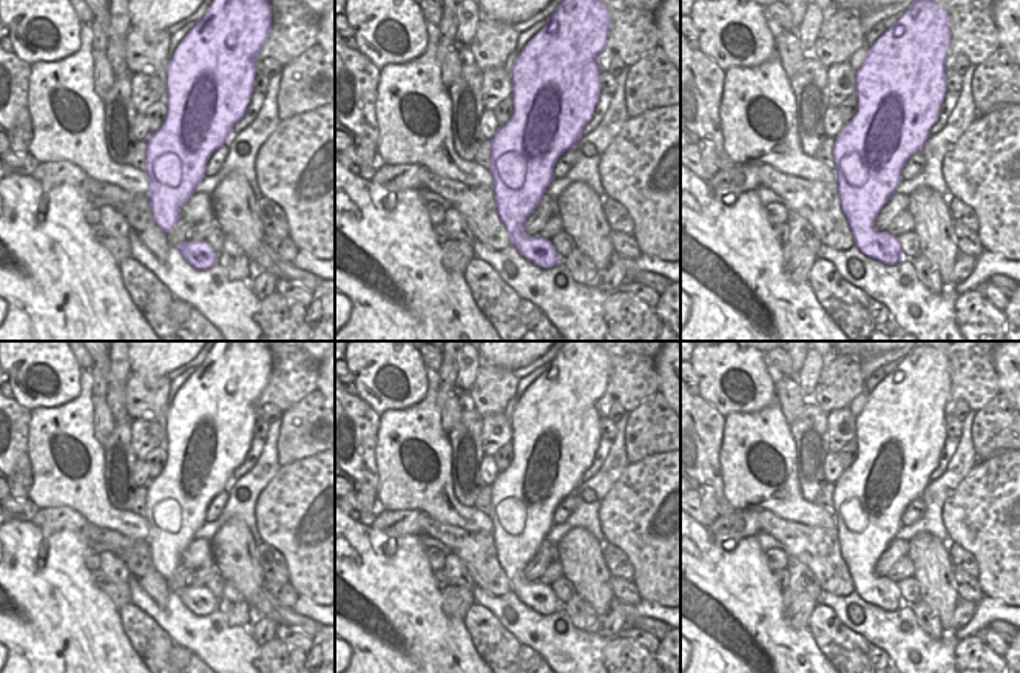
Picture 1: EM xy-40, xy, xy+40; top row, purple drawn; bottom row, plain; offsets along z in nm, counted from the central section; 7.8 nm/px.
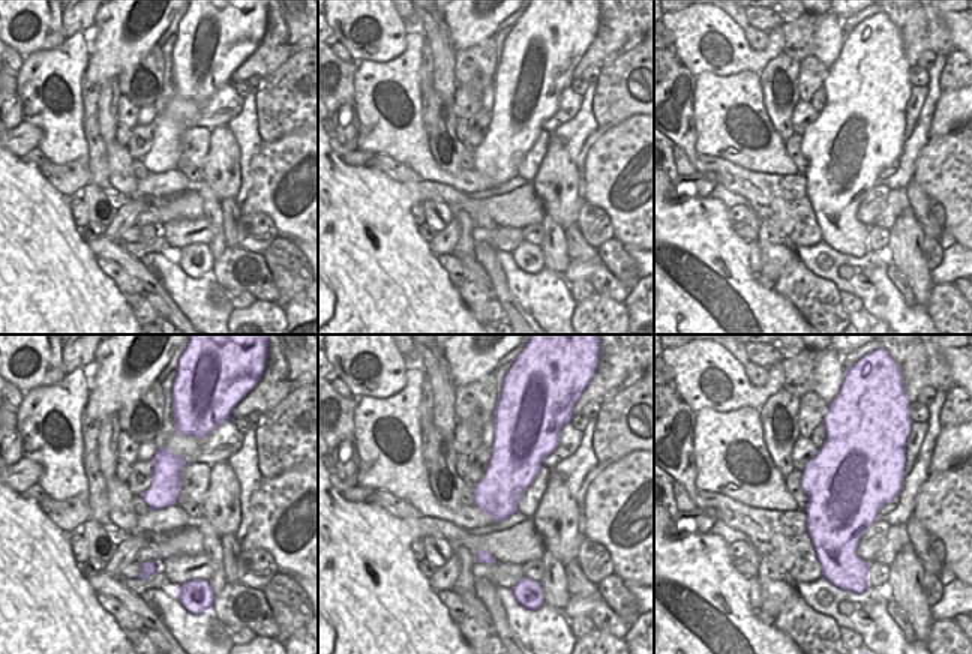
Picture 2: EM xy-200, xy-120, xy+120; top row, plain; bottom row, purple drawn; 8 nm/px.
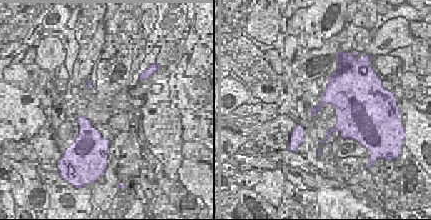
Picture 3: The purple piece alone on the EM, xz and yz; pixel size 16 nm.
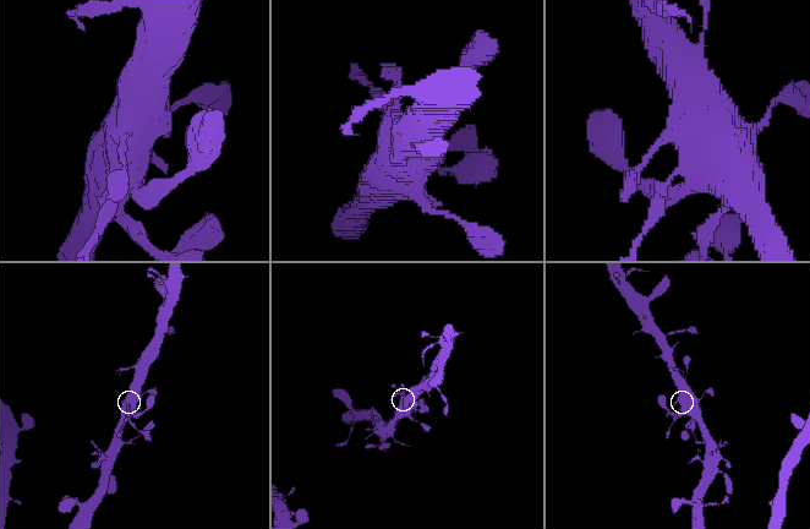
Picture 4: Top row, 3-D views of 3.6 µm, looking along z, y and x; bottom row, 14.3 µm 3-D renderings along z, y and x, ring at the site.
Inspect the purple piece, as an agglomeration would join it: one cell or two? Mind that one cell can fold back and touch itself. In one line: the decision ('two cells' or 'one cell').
one cell

